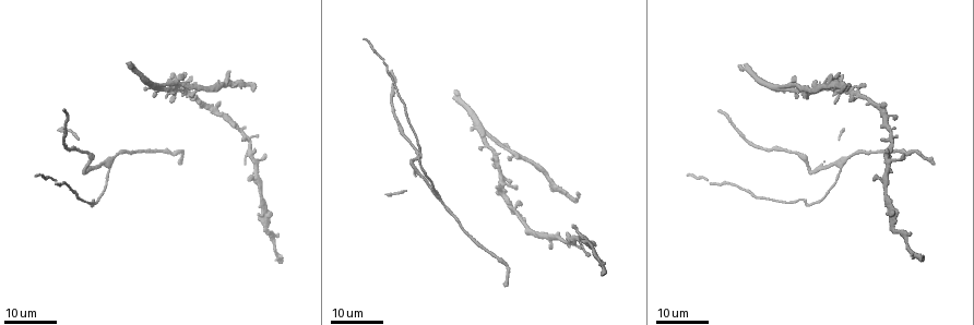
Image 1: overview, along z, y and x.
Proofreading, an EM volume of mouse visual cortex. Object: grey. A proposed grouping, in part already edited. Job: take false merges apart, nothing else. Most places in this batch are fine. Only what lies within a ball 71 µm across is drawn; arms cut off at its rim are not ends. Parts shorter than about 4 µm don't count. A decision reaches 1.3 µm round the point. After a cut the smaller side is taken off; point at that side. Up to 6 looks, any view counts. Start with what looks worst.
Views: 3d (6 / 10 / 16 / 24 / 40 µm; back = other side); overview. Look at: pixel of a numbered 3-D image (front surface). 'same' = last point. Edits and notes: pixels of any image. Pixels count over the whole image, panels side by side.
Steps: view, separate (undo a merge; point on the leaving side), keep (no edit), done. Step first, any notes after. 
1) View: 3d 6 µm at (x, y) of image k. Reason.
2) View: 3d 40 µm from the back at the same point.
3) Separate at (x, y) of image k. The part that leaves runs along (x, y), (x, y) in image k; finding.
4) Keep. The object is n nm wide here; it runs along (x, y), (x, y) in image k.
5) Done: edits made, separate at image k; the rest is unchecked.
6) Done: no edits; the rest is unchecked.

View: 3d 24 µm at (108, 167) of image 1.

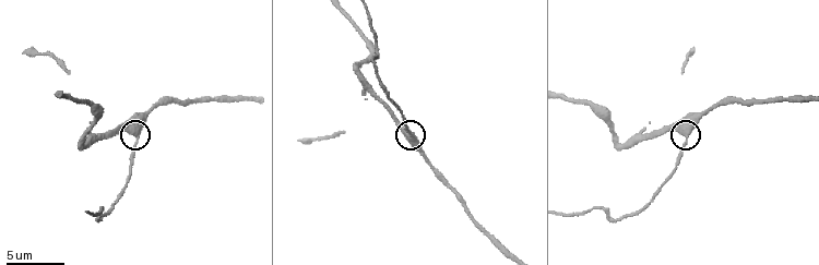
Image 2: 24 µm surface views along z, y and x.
View: 3d 10 µm at (131, 133) of image 2.

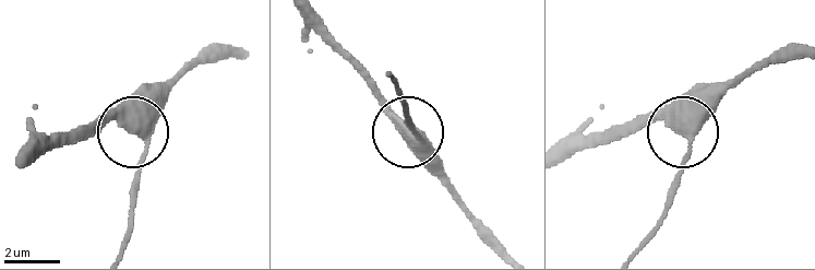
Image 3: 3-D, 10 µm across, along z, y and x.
Keep. It runs along (506, 250), (366, 83) in image 3; continuous, no second neuron.

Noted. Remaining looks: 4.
View: 3d 24 µm at (161, 84) of image 1.

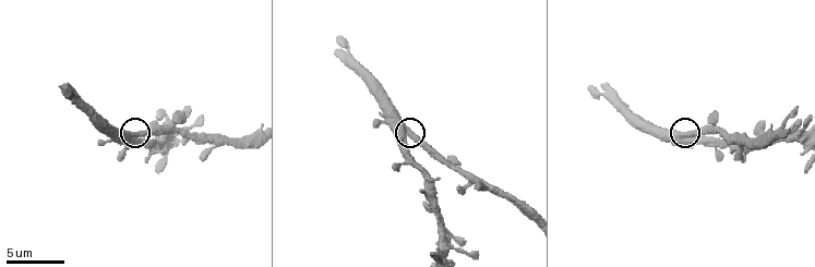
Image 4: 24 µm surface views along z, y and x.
View: 3d 6 µm at (139, 133) of image 4.

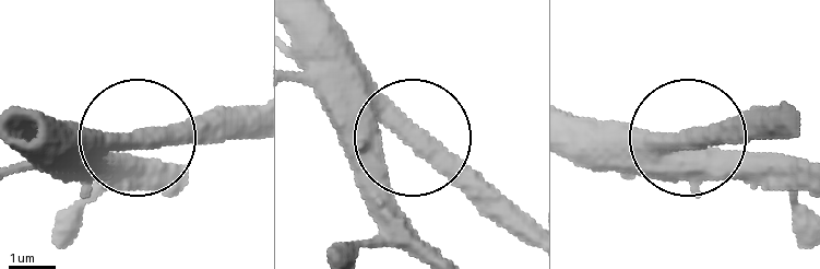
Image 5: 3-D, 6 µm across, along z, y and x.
Keep. The object is 380 nm wide here; one neuron here.

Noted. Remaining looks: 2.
View: 3d 10 µm at (366, 86) of image 2.

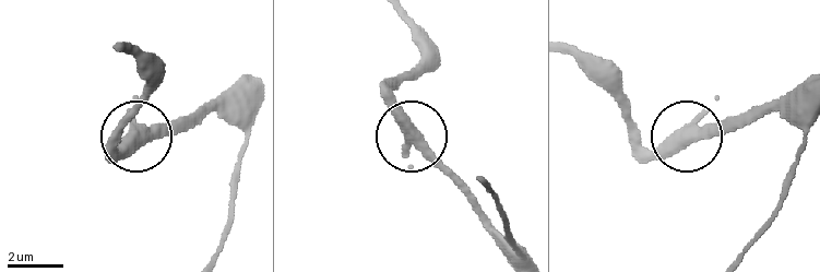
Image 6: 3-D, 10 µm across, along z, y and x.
Keep. It runs along (803, 82), (774, 106), (686, 131), (719, 96) in image 6; all the same neuron.

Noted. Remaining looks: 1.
Done: no edits; the rest is unchecked.

